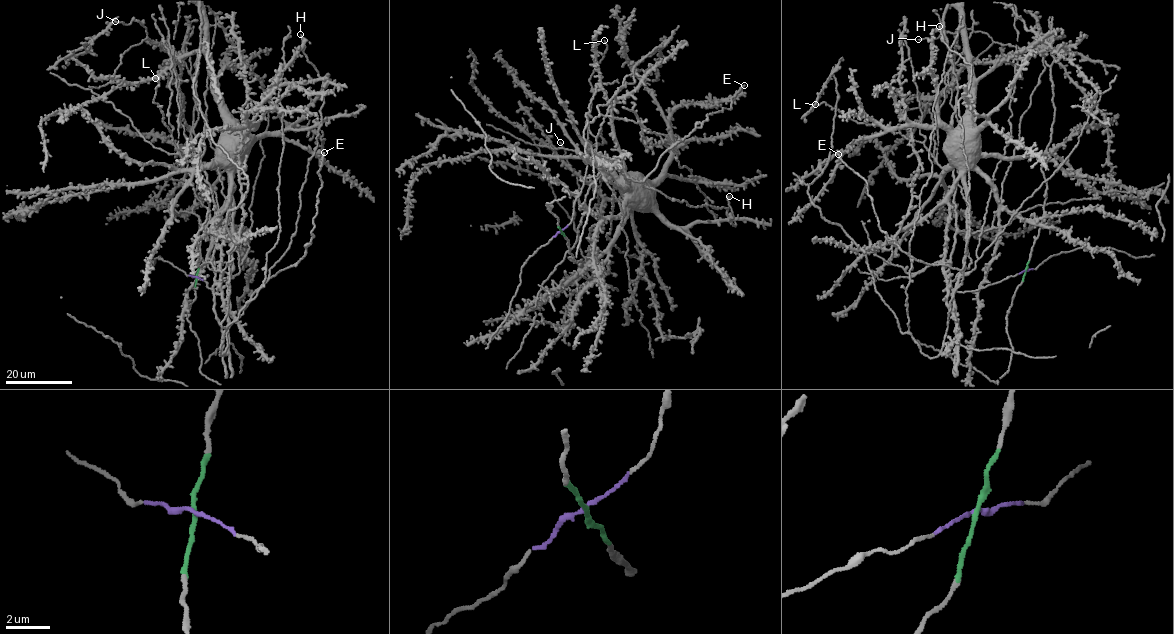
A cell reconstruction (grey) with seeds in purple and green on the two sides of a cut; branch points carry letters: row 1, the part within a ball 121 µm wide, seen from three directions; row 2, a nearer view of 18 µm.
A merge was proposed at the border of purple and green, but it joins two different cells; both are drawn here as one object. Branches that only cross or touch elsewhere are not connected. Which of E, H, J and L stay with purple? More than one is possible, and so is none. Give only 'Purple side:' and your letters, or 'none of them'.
Purple side: L

